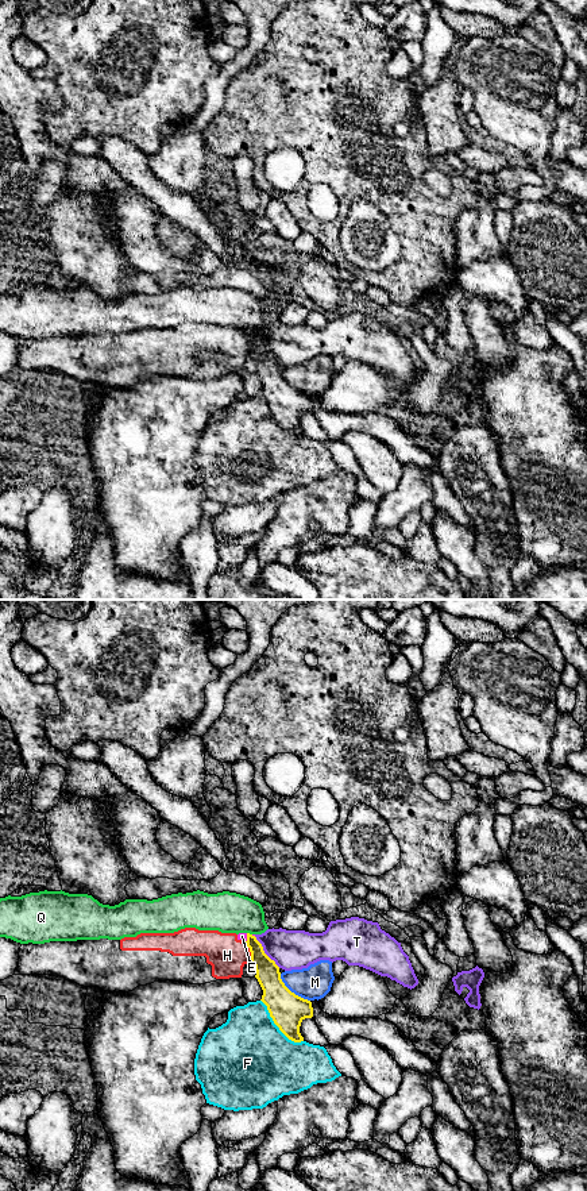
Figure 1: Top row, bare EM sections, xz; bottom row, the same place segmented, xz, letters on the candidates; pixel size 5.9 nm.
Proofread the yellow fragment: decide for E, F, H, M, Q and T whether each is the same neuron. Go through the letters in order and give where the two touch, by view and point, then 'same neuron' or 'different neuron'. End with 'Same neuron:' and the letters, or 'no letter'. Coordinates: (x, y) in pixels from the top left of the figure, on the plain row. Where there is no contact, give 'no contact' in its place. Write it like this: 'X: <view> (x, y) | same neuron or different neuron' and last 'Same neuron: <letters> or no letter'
E: xz (247, 332) | different neuron
F: xz (277, 420) | different neuron
H: xz (251, 349) | different neuron
M: xz (290, 386) | different neuron
Q: xz (248, 328) | different neuron
T: xz (263, 347) | different neuron
Same neuron: no letter

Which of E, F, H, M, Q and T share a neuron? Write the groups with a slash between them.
E H T / F / M / Q

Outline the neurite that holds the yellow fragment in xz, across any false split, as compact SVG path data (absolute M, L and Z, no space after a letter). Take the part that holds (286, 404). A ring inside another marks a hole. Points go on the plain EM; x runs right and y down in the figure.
M247 328L247 342L251 347L248 359L255 362L263 390L262 397L267 401L270 412L279 425L291 436L301 438L301 417L313 412L312 397L291 388L281 374L279 362L263 346L255 331Z

